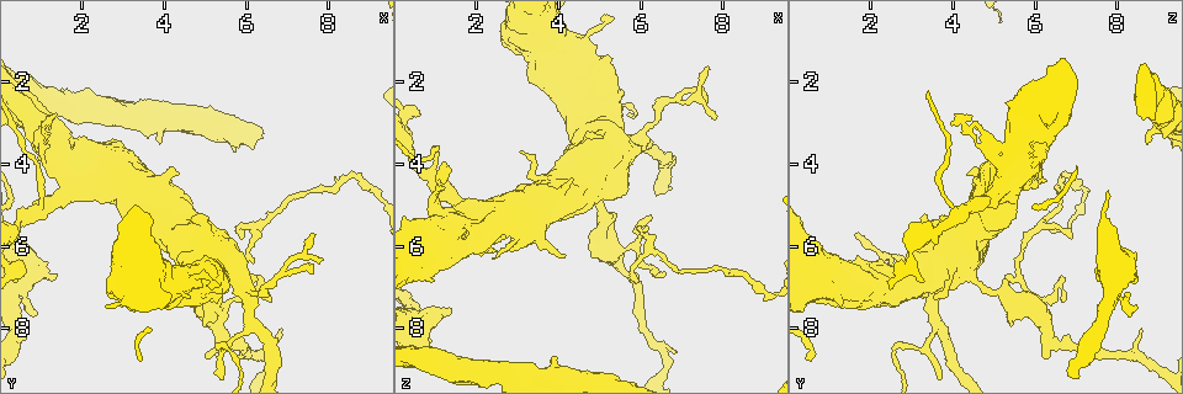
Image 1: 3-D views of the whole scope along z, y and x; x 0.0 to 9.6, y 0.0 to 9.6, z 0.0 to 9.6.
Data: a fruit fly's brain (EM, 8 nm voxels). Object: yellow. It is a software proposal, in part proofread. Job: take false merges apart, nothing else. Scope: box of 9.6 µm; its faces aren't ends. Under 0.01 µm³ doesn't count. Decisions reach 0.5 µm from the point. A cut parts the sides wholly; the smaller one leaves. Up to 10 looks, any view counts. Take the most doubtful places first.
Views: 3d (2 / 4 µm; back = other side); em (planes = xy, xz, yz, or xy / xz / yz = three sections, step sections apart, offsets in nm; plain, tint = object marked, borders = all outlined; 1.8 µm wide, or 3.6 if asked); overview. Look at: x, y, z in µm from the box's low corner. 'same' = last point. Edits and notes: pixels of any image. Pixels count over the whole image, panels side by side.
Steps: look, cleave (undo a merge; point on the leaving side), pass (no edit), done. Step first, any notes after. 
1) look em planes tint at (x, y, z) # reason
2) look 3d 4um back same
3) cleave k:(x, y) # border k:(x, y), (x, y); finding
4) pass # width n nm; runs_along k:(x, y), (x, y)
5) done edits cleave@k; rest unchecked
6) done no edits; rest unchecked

look 3d 4um at (3.30, 4.10, 5.35) # abrupt turn

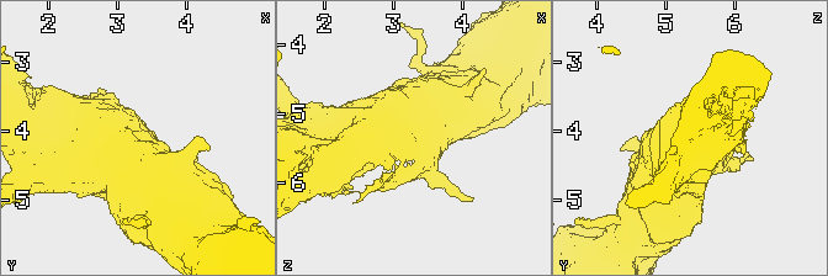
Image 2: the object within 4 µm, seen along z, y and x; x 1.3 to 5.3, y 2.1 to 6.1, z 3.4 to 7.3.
look em 3.6um planes tint at (3.25, 4.15, 5.30)

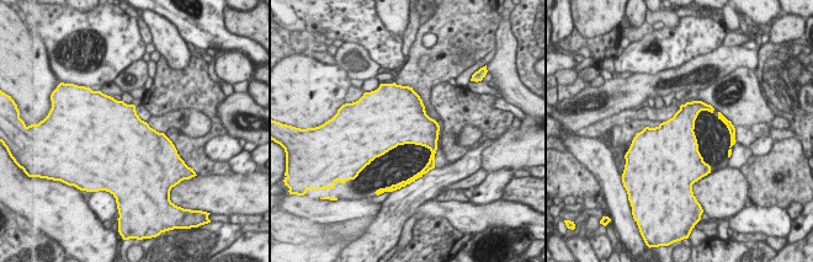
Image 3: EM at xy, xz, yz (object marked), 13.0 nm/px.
pass # continuous, no second neuron

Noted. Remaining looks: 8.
look em planes tint at (5.40, 8.40, 2.75) # sharp bend

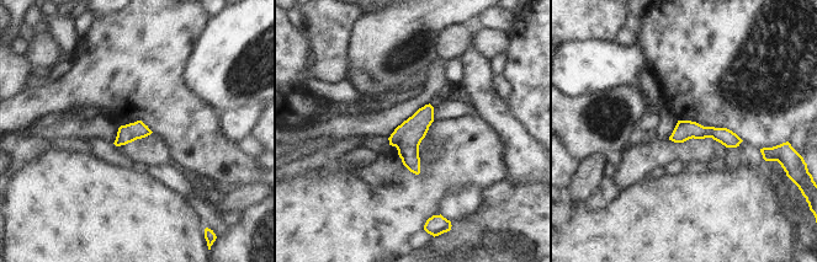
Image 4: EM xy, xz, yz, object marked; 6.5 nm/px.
pass # runs_along 4:(674, 135), (712, 132), (737, 140); one neuron here

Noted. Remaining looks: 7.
look em 3.6um yz step 16 tint at (5.20, 7.55, 6.05) # thick turns thin

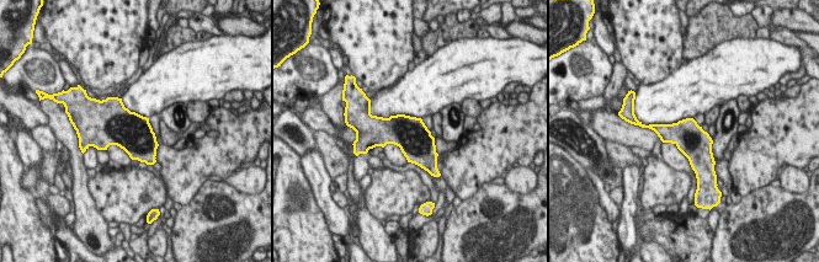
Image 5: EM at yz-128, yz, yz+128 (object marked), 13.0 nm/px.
look em 3.6um planes borders same # another direction

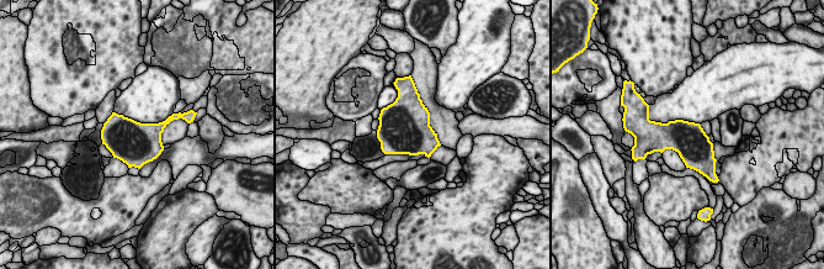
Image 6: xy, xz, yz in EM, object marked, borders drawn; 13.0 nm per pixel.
pass # one neuron here

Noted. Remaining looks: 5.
look em 3.6um planes borders at (0.60, 7.35, 8.20) # sudden change in width

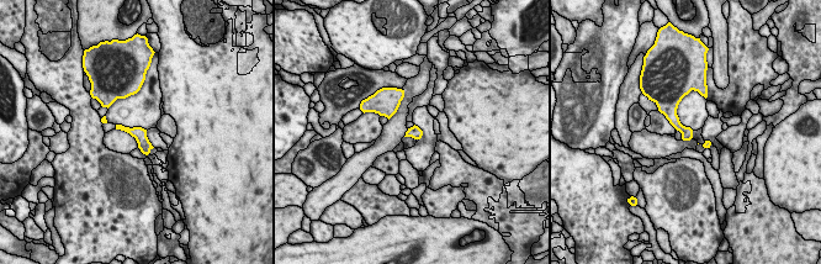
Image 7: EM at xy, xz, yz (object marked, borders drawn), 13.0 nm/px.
pass # width 160 nm; runs_along 7:(666, 106), (687, 137); continuous, no second neuron

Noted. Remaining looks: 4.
done no edits; rest unchecked

